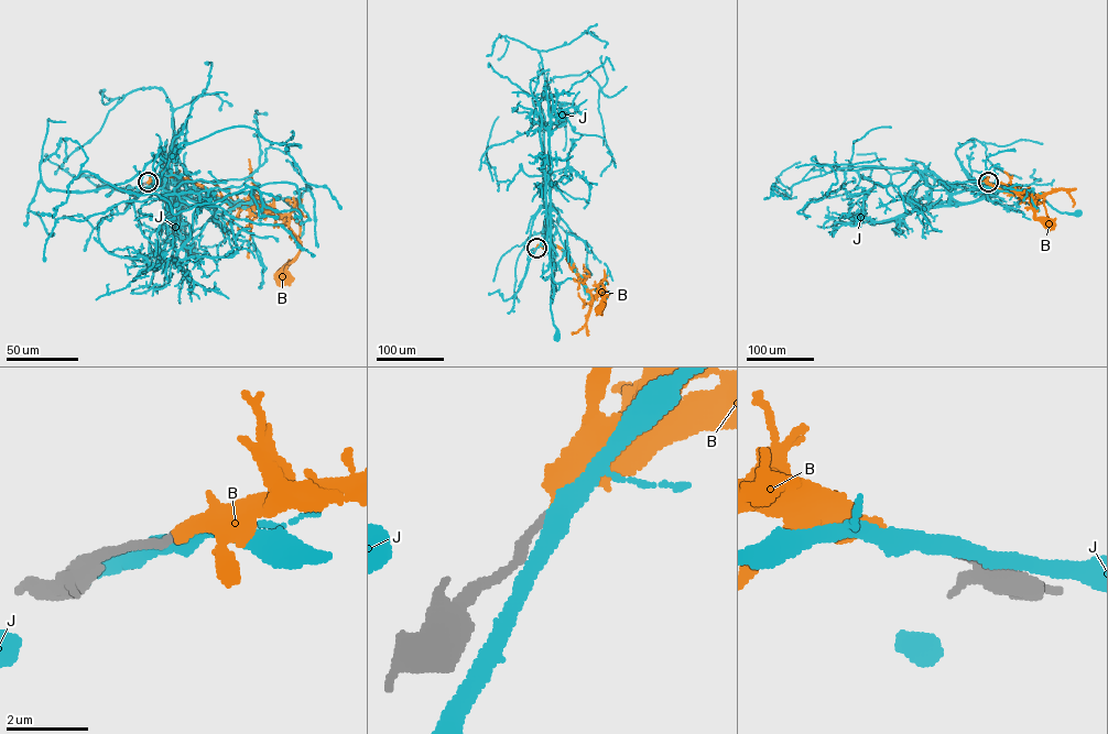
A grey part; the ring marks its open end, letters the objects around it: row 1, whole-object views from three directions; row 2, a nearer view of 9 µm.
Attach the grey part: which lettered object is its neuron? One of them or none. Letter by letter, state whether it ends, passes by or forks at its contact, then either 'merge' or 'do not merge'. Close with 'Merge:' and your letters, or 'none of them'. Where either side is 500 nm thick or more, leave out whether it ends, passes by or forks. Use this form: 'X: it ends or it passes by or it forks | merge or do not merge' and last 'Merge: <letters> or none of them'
B: it ends | do not merge
J: it passes by | do not merge
Merge: none of them

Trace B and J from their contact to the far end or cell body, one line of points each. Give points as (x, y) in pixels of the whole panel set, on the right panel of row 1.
B: (988, 182), (1010, 193), (1034, 194), (1036, 196), (1031, 206), (1035, 217), (1049, 226)
J: (988, 183), (974, 187), (1028, 190), (1061, 212), (1077, 214)

